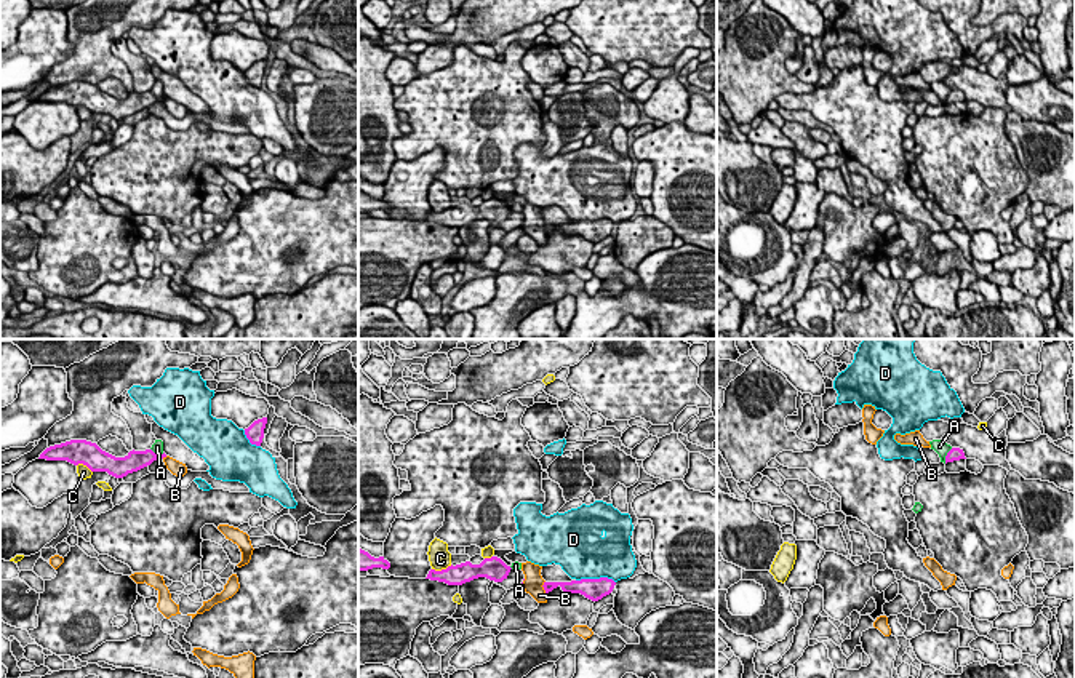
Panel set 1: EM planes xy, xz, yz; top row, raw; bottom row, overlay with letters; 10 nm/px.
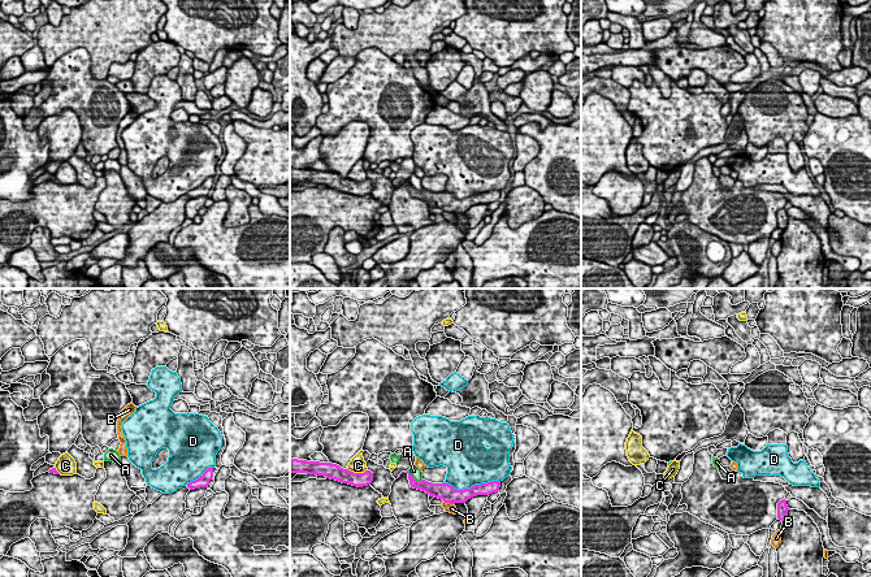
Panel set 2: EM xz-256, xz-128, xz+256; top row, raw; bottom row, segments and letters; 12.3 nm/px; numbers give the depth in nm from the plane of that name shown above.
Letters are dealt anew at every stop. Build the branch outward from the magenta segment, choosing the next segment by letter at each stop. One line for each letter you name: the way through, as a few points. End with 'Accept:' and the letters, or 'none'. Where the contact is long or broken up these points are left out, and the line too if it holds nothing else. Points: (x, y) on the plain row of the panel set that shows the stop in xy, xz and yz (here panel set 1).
Accept: none

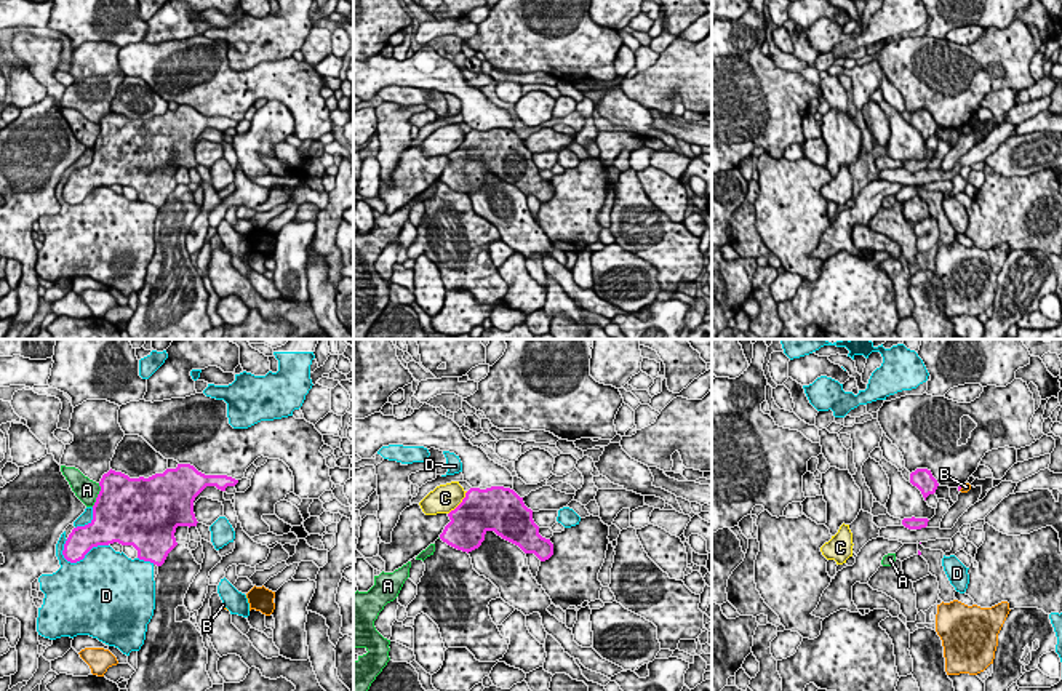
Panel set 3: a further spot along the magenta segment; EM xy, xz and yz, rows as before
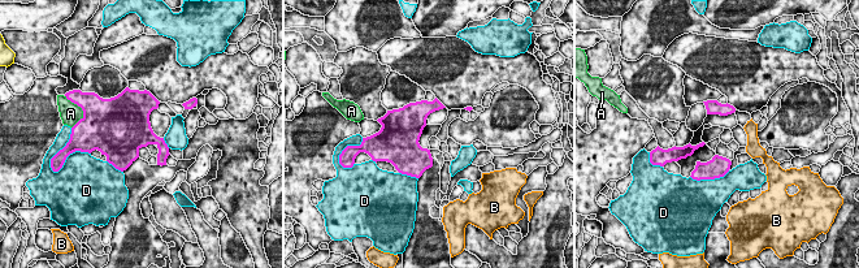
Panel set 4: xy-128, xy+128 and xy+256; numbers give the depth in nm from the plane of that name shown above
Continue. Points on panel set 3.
Accept: none

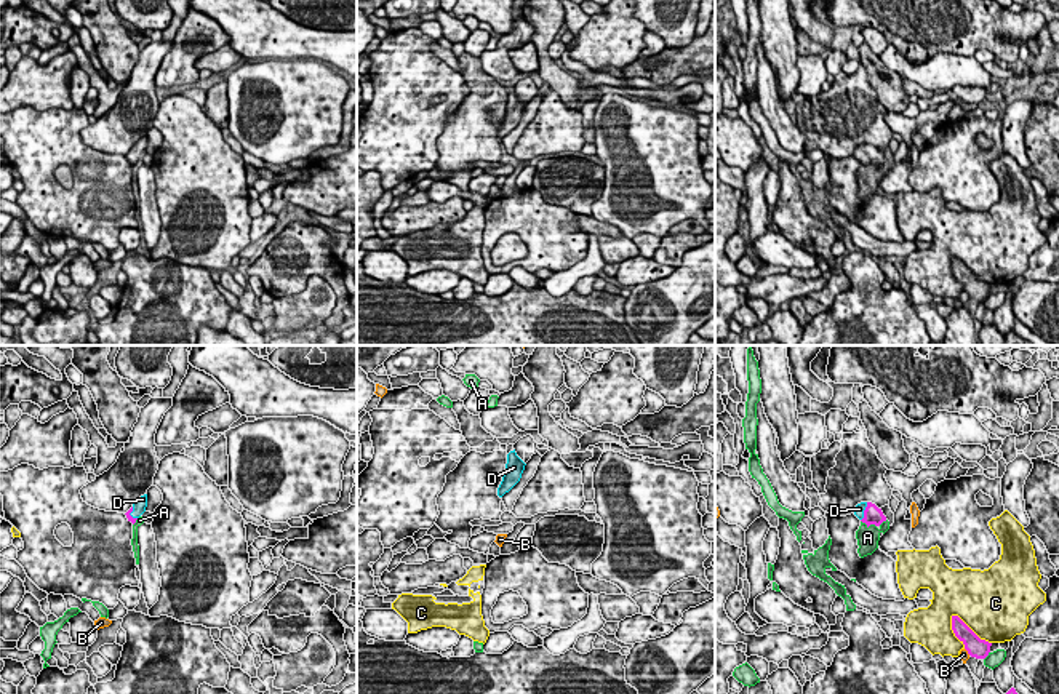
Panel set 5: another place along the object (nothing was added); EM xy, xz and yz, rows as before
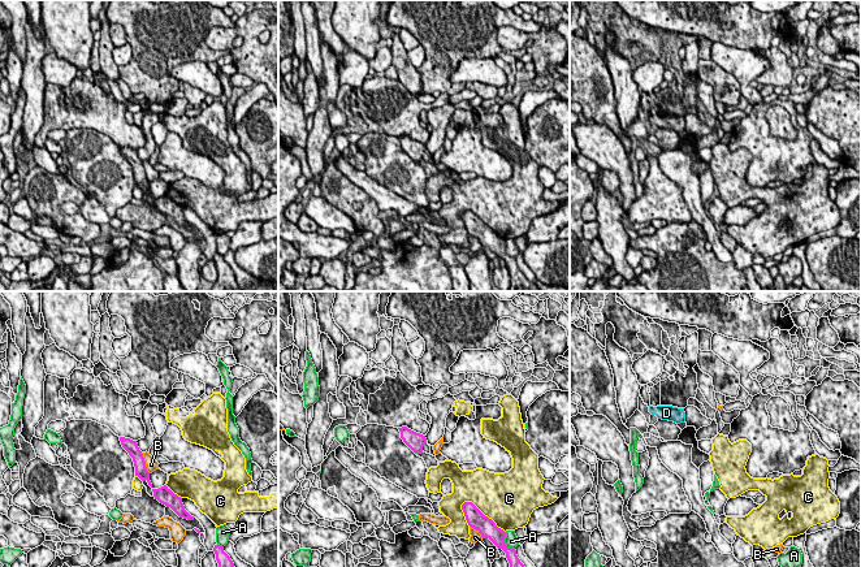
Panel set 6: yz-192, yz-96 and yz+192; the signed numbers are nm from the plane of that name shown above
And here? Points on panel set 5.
D: Path across: yz (872, 157), (864, 154), (859, 151)
Accept: D

